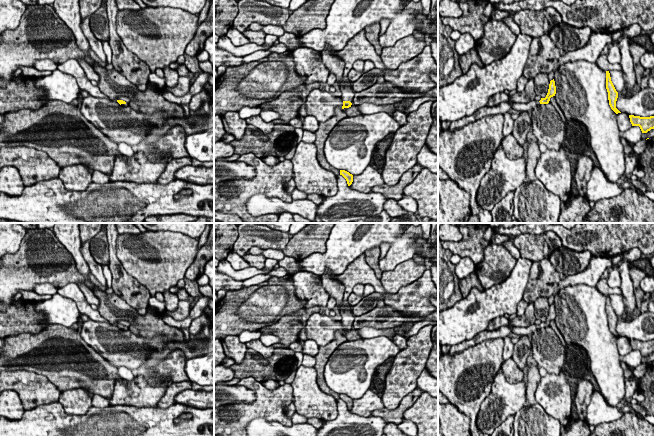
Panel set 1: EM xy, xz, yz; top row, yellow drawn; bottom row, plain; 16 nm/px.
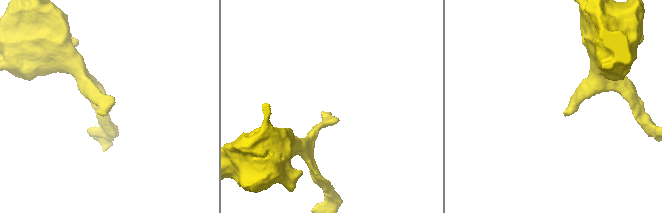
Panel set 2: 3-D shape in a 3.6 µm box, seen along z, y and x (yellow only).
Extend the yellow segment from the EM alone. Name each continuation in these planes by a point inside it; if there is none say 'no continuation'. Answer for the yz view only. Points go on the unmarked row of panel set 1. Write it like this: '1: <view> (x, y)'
1: yz (529, 330)

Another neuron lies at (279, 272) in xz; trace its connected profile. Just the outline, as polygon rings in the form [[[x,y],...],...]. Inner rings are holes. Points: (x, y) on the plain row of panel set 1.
[[[279,267],[276,269],[273,268],[268,274],[272,277],[281,278],[281,277],[286,276],[288,274],[288,272],[285,268]]]

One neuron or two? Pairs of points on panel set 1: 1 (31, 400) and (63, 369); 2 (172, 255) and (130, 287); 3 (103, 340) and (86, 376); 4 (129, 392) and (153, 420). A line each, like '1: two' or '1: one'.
1: two
2: two
3: two
4: two

